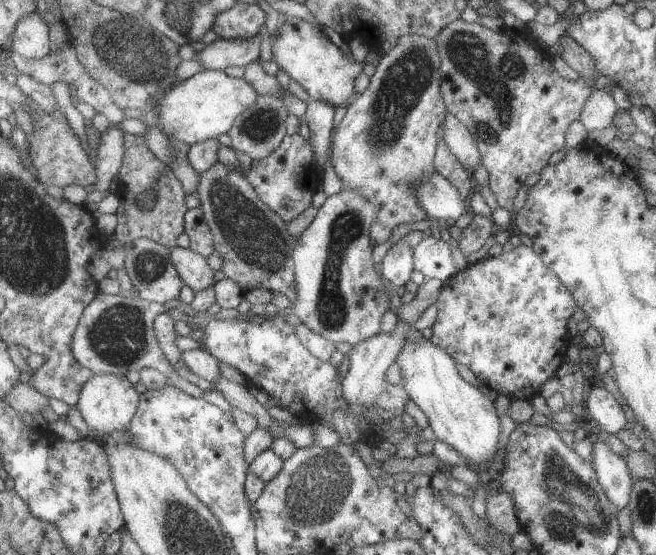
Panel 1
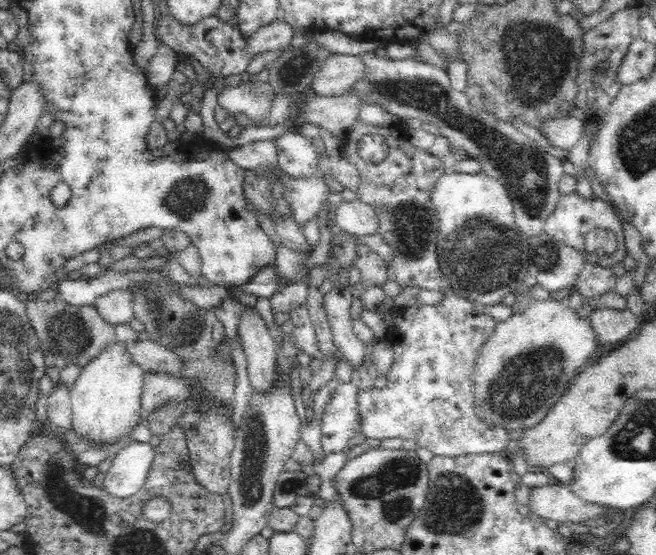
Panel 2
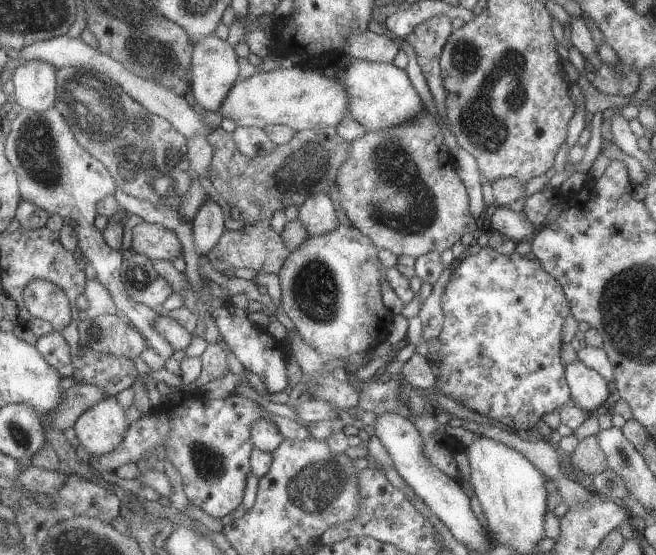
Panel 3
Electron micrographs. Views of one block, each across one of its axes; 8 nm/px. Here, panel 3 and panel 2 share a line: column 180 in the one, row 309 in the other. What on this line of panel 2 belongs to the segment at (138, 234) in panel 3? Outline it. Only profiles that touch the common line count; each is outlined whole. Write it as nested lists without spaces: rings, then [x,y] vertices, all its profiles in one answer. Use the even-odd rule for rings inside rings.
[[[244,305],[238,312],[238,337],[246,355],[250,386],[258,391],[271,387],[277,344],[255,307]]]

